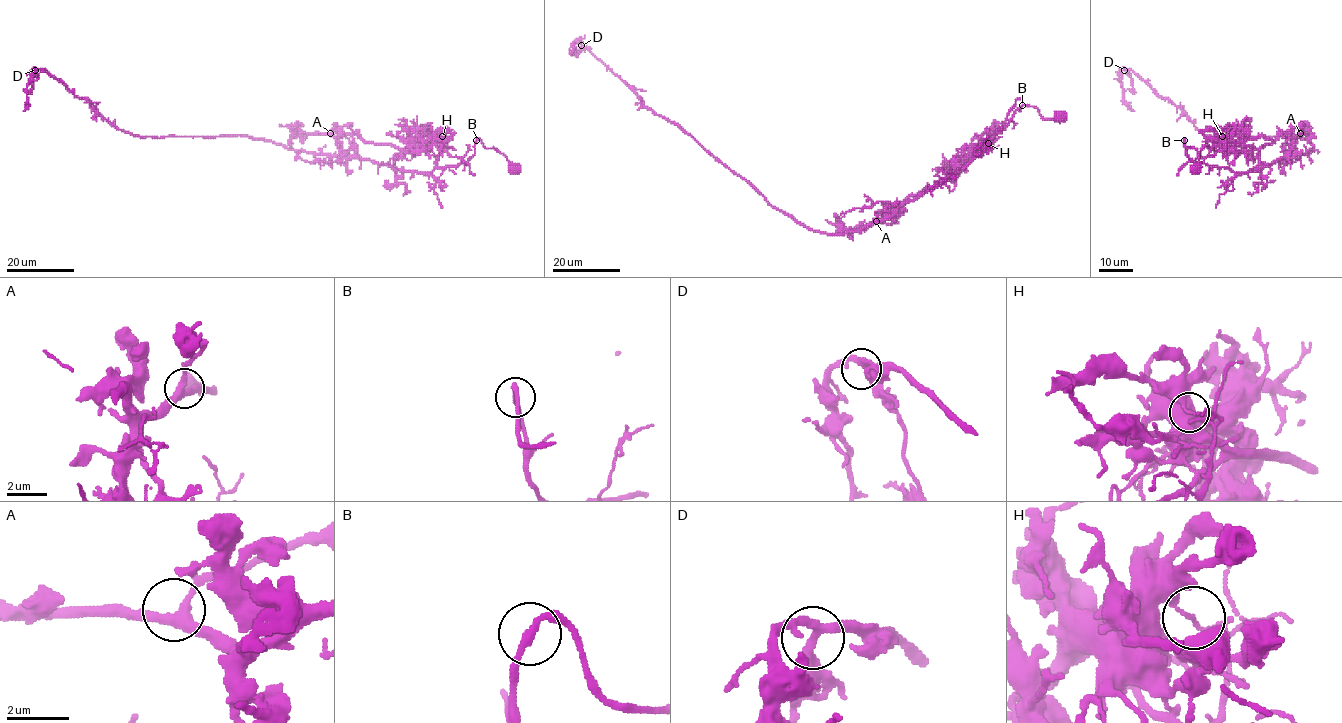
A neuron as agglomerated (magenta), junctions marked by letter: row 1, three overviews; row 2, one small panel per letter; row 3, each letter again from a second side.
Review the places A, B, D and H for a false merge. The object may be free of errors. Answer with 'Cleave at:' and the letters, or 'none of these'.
Cleave at: H

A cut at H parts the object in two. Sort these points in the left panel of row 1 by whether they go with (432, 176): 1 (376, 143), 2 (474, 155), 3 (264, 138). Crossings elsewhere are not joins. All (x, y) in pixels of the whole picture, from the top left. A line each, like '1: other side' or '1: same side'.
1: other side
2: same side
3: same side

